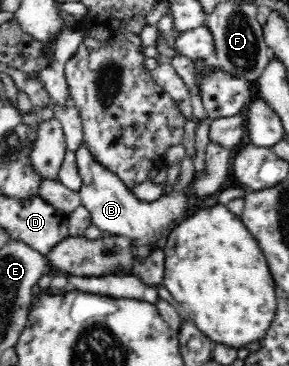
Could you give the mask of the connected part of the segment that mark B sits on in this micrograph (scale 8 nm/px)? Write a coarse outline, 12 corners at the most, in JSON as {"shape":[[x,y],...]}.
{"shape":[[83,143],[81,203],[102,233],[152,245],[187,210],[195,154],[174,192],[137,199]]}

